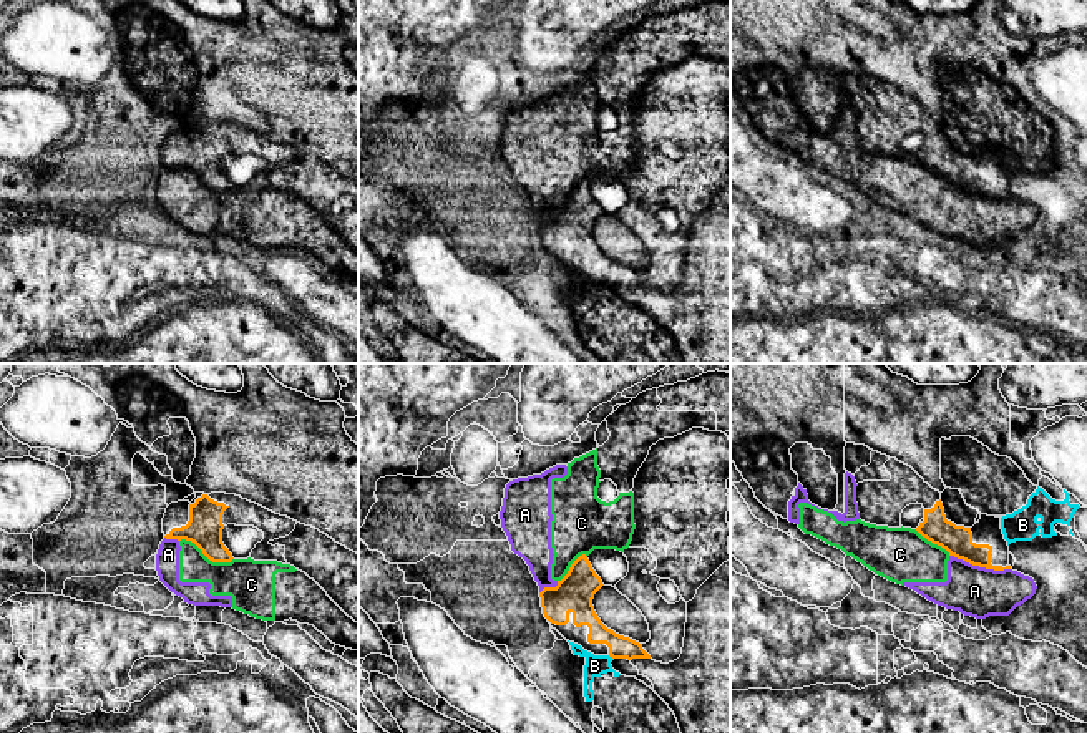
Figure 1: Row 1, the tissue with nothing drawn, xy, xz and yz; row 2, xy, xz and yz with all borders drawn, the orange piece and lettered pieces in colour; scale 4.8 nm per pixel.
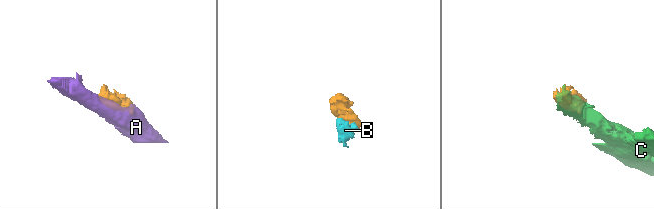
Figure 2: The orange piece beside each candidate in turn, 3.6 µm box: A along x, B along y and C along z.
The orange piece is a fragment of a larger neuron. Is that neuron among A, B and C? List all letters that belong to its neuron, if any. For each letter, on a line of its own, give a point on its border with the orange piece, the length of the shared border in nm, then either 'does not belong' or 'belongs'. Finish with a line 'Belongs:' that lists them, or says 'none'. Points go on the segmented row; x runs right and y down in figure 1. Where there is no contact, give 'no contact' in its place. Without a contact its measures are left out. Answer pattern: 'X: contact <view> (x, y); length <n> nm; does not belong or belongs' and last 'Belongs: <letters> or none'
A: contact yz (979, 566); length 300 nm; does not belong
B: contact xz (611, 656); length 40 nm; does not belong
C: contact xy (206, 556); length 280 nm; does not belong
Belongs: none

